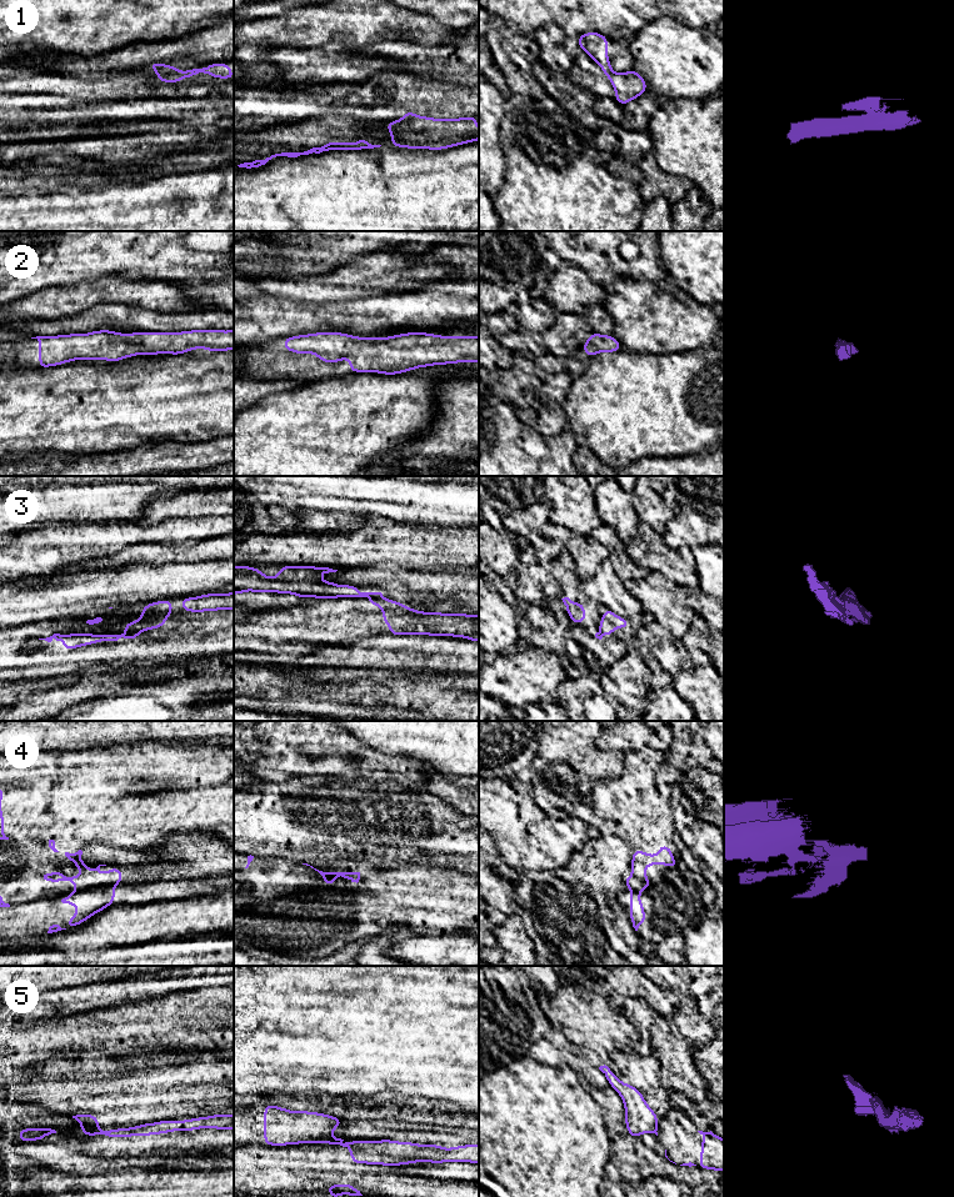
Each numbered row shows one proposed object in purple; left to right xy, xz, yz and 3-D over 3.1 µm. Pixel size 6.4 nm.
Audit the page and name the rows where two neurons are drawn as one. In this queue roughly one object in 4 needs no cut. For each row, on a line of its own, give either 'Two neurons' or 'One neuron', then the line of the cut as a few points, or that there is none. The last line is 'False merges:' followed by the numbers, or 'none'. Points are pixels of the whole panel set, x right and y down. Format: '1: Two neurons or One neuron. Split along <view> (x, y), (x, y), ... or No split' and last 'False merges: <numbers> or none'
1: Two neurons. Split along xy (181, 71), (158, 76)
2: One neuron. No split
3: Two neurons. Split along xy (125, 631), (138, 634)
4: Two neurons. Split along xy (113, 886), (94, 886), (74, 892)
5: Two neurons. Split along xy (84, 1130), (96, 1131)
False merges: 1, 3, 4, 5

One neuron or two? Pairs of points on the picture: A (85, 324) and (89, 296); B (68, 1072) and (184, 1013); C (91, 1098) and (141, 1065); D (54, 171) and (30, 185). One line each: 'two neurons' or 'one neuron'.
A: two neurons
B: two neurons
C: two neurons
D: one neuron

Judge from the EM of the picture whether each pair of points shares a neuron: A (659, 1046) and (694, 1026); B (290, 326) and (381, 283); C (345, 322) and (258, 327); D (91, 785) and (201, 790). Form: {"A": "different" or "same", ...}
{"A": "different", "B": "different", "C": "same", "D": "same"}

